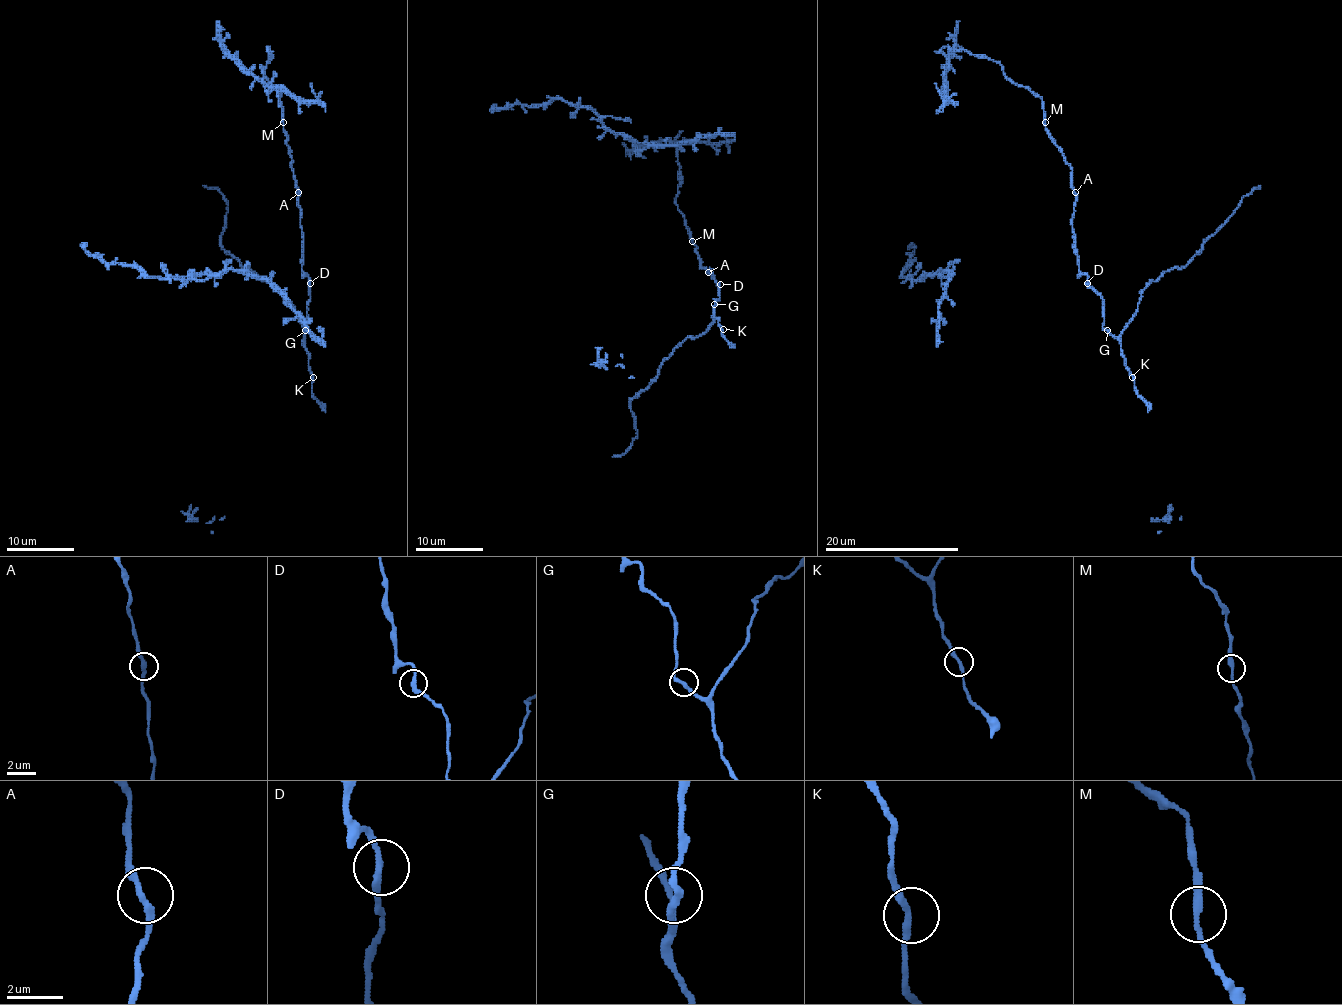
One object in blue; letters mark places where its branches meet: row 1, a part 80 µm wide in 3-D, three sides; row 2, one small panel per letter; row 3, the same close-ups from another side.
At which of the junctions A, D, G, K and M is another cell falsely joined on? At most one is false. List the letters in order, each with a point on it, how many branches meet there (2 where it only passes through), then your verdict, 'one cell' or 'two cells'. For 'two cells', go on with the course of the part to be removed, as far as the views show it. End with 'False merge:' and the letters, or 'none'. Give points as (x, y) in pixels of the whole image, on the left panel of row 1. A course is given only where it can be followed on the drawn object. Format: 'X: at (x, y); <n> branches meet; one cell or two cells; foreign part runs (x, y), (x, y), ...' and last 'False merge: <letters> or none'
A: at (298, 192); 2 branches meet; one cell
D: at (310, 283); 2 branches meet; one cell
G: at (305, 330); 2 branches meet; one cell
K: at (313, 377); 2 branches meet; one cell
M: at (283, 122); 2 branches meet; one cell
False merge: none

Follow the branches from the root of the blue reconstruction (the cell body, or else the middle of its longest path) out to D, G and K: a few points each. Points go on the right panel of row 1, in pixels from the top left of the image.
D: (1072, 248), (1079, 269), (1087, 276), (1087, 283)
G: (1072, 248), (1079, 269), (1087, 276), (1087, 283), (1102, 300), (1102, 326), (1107, 330)
K: (1072, 248), (1079, 269), (1087, 276), (1087, 283), (1102, 300), (1102, 326), (1121, 343), (1124, 365), (1132, 377)

